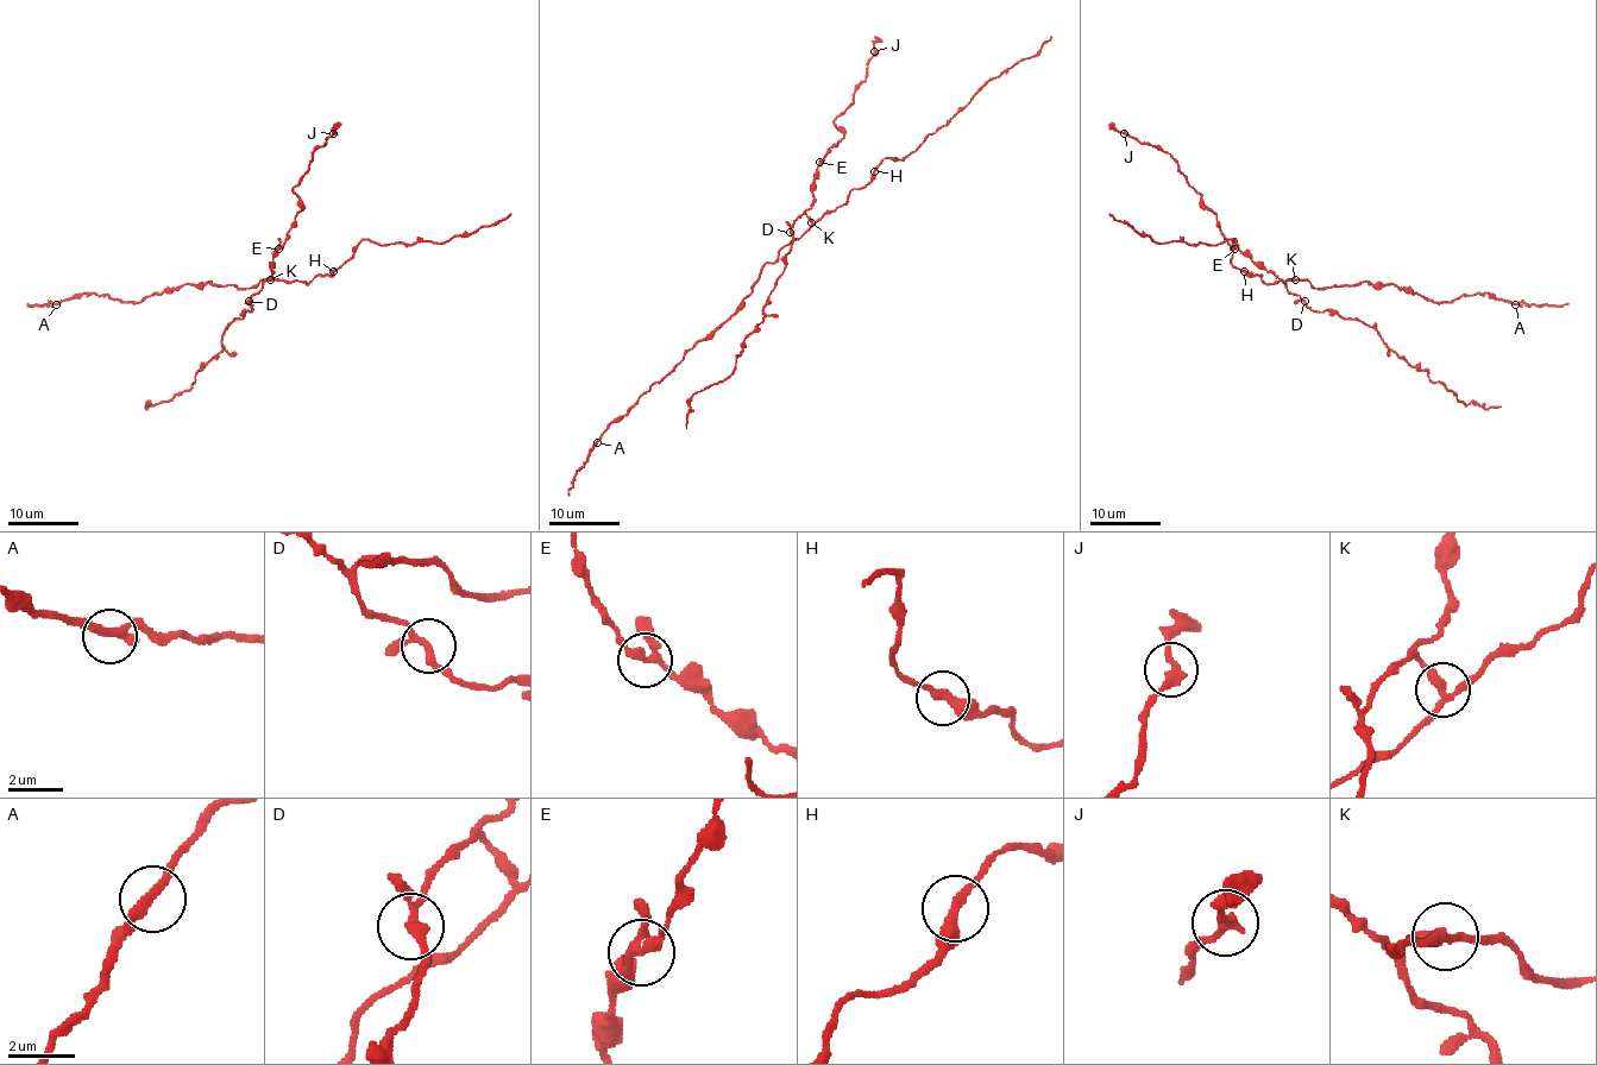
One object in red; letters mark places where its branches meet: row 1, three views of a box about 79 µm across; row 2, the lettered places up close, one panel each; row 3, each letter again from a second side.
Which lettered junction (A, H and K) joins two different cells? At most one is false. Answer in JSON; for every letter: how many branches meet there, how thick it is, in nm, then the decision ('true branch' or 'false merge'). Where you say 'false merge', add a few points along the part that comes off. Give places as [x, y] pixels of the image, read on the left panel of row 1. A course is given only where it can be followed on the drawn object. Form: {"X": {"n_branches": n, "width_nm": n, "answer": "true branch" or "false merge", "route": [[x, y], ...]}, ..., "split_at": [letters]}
{"A": {"n_branches": 3, "width_nm": 240, "answer": "true branch"}, "H": {"n_branches": 2, "width_nm": 320, "answer": "true branch"}, "K": {"n_branches": 3, "width_nm": 280, "answer": "false merge", "route": [[270, 278], [252, 296], [251, 310], [236, 319], [222, 334], [221, 351], [200, 370], [188, 391], [145, 407]]}, "split_at": ["K"]}

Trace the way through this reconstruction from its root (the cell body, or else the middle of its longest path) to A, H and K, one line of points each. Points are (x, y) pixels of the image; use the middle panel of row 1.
A: (797, 239), (784, 246), (780, 254), (764, 265), (743, 304), (645, 391), (626, 414), (618, 416), (597, 442)
H: (797, 239), (827, 213), (840, 207), (852, 190), (862, 188), (874, 171)
K: (797, 239), (811, 221)

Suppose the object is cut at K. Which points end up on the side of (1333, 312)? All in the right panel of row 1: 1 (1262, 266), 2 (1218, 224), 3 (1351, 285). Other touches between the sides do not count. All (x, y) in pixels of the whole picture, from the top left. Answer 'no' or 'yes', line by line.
1: yes
2: yes
3: no

